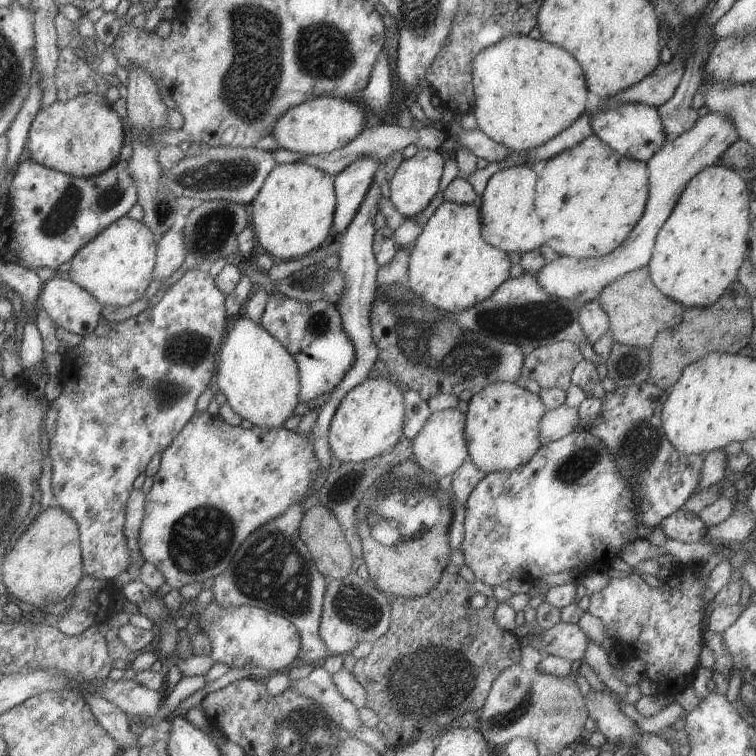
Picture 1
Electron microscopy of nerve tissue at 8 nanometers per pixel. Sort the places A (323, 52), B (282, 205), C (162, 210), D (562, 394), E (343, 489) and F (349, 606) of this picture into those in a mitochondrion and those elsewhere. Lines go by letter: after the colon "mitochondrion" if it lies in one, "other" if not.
A: mitochondrion
B: other
C: mitochondrion
D: other
E: mitochondrion
F: mitochondrion

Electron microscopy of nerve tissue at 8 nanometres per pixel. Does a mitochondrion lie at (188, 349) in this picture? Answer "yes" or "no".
yes

